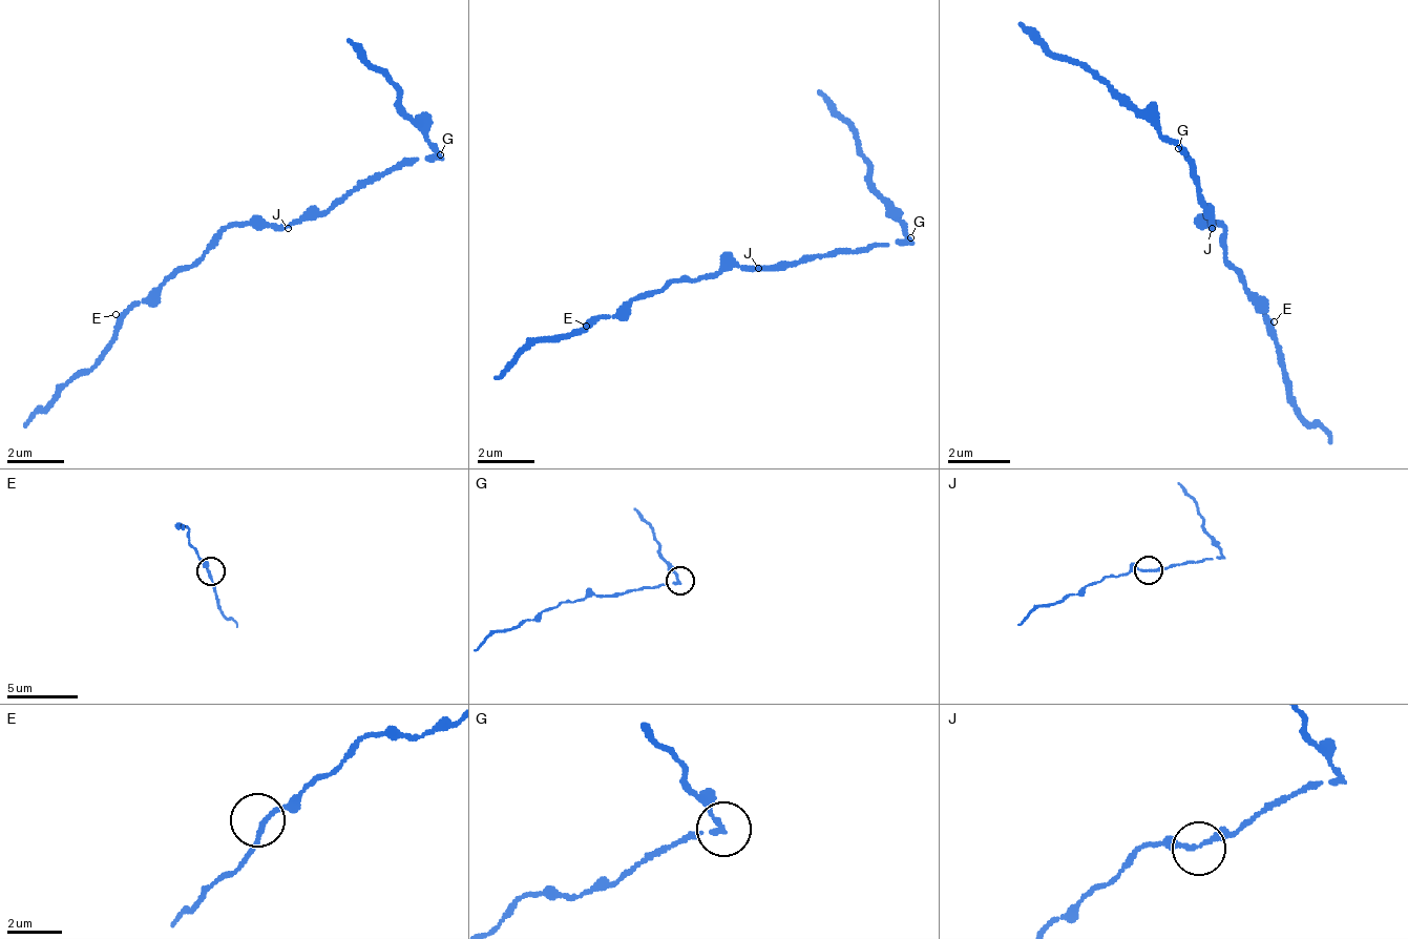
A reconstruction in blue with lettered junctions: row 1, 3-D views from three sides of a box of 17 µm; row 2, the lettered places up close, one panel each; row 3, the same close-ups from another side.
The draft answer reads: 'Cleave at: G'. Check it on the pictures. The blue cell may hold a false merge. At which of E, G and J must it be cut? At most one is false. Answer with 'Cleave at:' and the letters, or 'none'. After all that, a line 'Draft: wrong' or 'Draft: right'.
Cleave at: G
Draft: right

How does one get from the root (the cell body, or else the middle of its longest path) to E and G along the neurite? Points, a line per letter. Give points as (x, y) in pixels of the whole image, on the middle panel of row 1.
E: (758, 268), (722, 268), (693, 283), (665, 283), (657, 289), (643, 289), (614, 318), (593, 318), (586, 326)
G: (758, 268), (786, 268), (822, 253), (852, 253), (859, 246), (908, 240)

